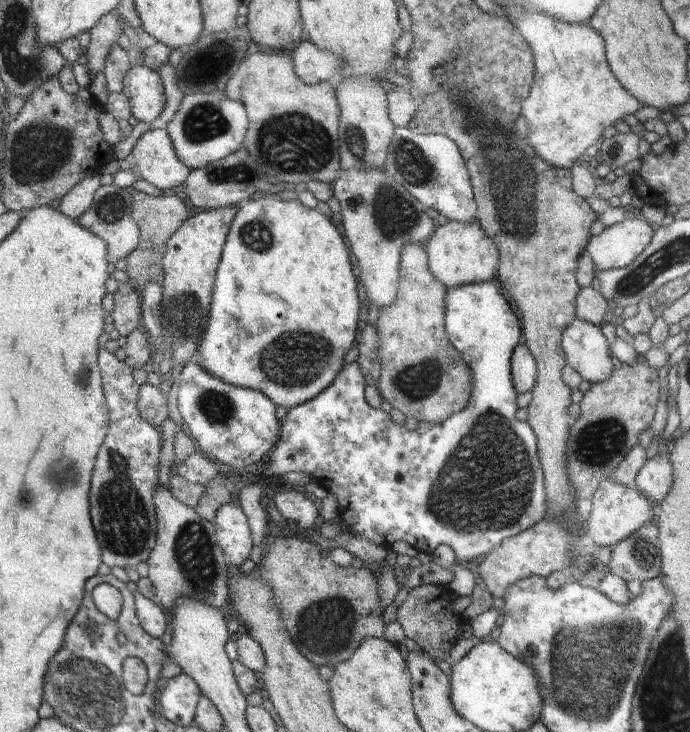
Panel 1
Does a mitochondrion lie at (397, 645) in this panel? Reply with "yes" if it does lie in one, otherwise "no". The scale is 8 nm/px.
no

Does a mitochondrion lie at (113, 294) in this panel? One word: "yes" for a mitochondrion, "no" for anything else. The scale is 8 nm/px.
no

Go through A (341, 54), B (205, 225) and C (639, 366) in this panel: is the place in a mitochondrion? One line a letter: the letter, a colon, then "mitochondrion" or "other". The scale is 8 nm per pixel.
A: other
B: other
C: other

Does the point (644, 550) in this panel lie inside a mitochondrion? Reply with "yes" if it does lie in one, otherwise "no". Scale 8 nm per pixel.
yes

